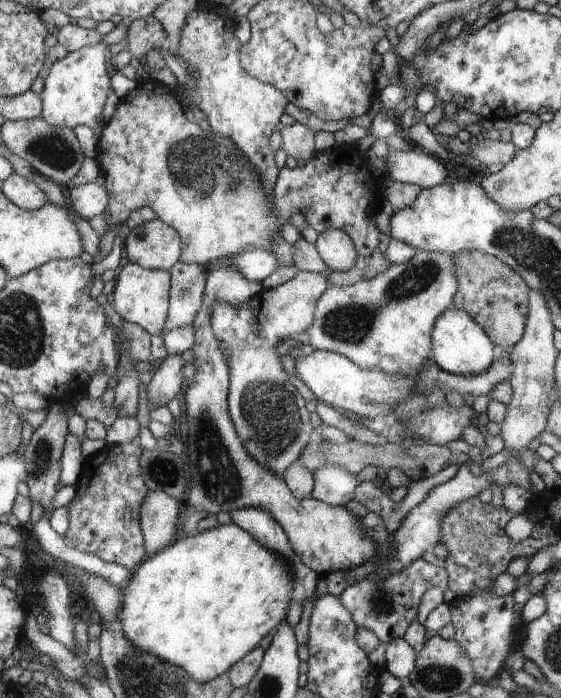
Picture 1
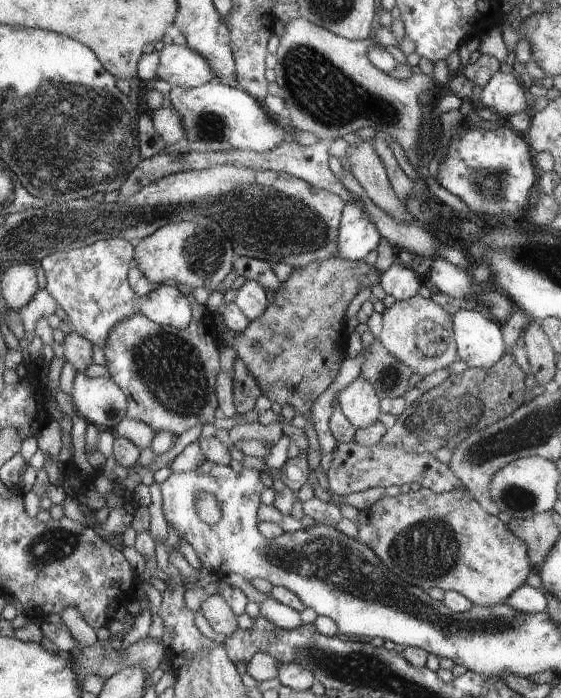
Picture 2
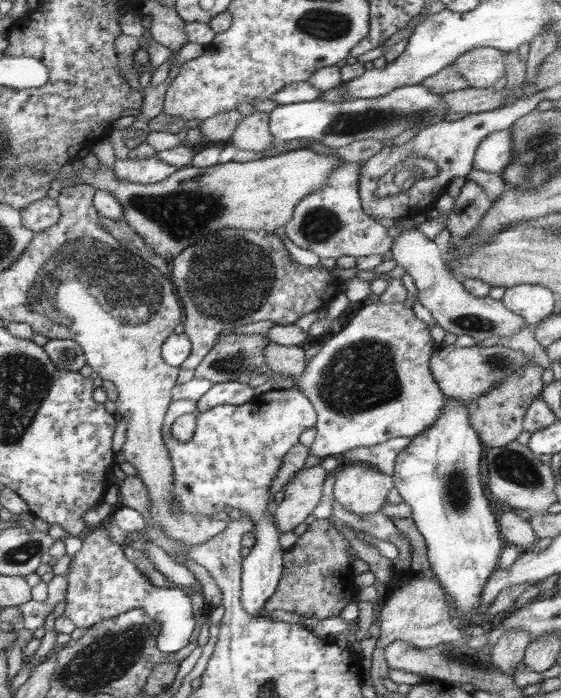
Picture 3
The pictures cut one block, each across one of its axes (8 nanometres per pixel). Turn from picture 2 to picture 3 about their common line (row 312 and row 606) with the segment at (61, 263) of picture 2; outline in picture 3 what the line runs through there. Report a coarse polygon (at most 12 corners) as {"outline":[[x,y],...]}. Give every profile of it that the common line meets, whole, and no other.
{"outline":[[84,533],[66,571],[64,614],[89,629],[142,608],[156,647],[195,634],[191,598],[152,586],[110,539]]}

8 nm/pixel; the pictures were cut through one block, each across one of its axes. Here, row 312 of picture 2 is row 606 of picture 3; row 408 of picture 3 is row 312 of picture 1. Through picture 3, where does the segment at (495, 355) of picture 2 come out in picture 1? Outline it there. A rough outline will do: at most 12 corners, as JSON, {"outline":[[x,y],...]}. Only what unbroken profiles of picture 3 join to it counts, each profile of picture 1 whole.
{"outline":[[464,310],[434,328],[432,361],[458,376],[493,367],[494,344]]}

